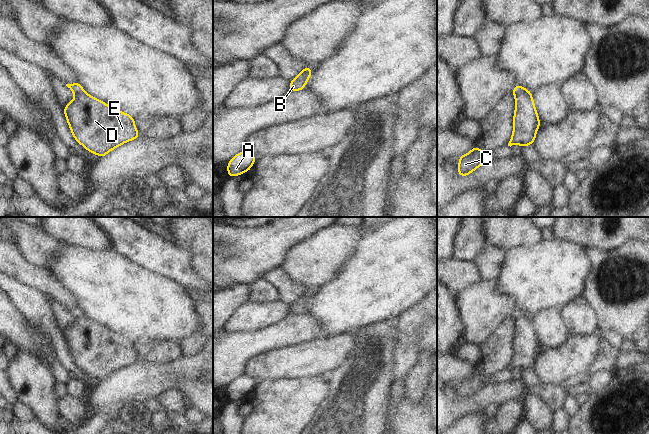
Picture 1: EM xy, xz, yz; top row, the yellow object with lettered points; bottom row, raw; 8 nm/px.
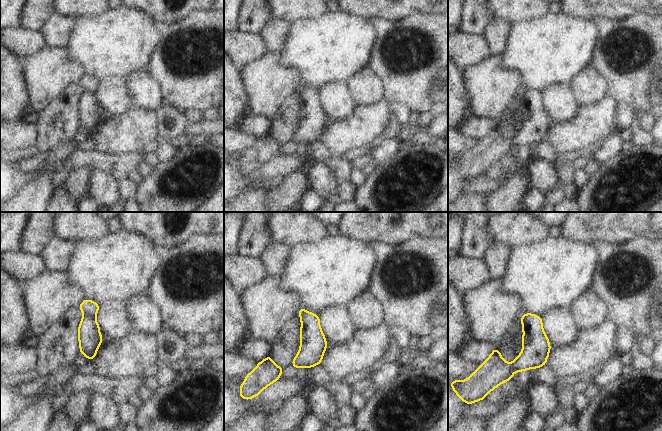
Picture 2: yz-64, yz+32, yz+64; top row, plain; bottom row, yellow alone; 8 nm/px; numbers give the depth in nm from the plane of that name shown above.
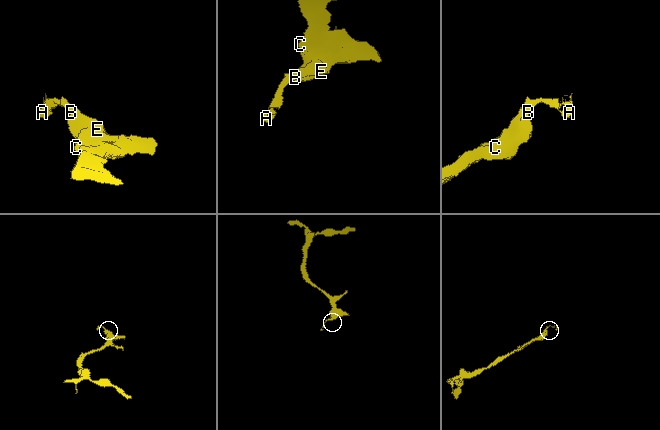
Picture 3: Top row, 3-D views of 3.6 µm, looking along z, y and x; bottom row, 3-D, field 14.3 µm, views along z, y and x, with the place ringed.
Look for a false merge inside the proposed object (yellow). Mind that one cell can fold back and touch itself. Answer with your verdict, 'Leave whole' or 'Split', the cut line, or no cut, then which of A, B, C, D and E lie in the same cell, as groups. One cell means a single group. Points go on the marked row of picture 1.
Split. Split along yz (530, 94), (517, 93), (515, 95). Groups: A B / C D E.

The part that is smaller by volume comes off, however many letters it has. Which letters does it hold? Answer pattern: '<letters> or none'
A, B

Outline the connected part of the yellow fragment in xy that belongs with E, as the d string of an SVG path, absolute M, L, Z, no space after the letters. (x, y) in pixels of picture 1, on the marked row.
M87 93L75 95L63 111L75 140L99 157L140 136L132 116Z

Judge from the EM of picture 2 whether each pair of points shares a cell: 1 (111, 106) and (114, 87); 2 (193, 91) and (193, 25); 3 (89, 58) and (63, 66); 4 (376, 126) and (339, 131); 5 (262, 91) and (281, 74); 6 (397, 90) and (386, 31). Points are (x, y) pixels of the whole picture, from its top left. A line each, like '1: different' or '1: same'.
1: same
2: same
3: different
4: same
5: same
6: same

